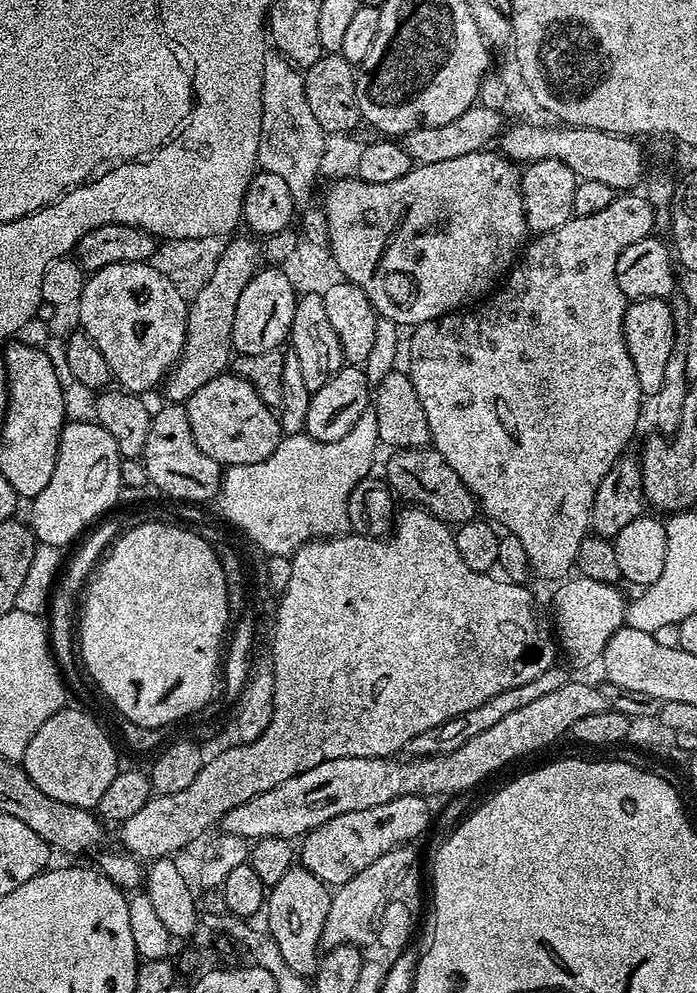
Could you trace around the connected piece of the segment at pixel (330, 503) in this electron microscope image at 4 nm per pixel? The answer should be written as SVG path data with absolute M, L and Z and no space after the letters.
M372 410L364 412L362 418L358 418L354 430L338 438L338 442L318 442L306 434L281 435L270 458L249 464L229 464L223 469L218 497L220 512L238 531L245 532L264 554L291 557L303 544L349 531L348 499L358 482L369 479L371 472L368 471L376 460L379 444L378 418Z

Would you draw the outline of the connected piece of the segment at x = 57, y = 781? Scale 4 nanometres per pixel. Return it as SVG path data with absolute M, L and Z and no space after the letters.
M65 706L58 714L42 722L38 734L30 738L22 761L24 773L42 790L58 802L70 802L70 806L95 809L102 794L114 782L118 771L116 748L104 728L92 716L87 716L80 708Z

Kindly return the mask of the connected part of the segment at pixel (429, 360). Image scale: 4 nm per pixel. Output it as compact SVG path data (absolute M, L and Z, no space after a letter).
M636 194L617 195L616 200L610 202L606 210L598 210L598 214L573 215L572 219L558 226L558 230L539 233L533 239L536 241L533 244L531 241L523 249L518 263L507 273L502 286L497 287L487 299L467 310L447 312L445 316L422 322L411 329L412 349L408 356L412 361L406 365L406 371L414 382L414 390L418 390L418 402L422 402L422 410L426 410L426 422L432 434L431 447L442 454L446 462L450 462L450 470L462 478L462 482L476 497L483 515L497 525L505 524L508 527L505 529L519 538L528 555L531 571L548 580L559 581L569 575L568 571L576 568L578 550L590 532L594 494L602 478L606 478L616 461L625 455L627 448L624 447L631 442L636 423L640 420L642 393L638 386L638 374L634 370L634 358L630 358L630 350L624 341L624 315L630 302L618 287L616 267L618 254L622 254L626 246L634 246L634 242L653 235L656 209L643 195L632 195Z

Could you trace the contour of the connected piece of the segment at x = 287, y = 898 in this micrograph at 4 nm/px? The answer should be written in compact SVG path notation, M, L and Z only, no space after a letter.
M293 866L282 874L278 882L266 892L266 911L269 916L270 934L278 946L278 954L294 970L297 976L311 977L322 956L322 930L326 926L326 914L330 914L332 892L310 870Z

